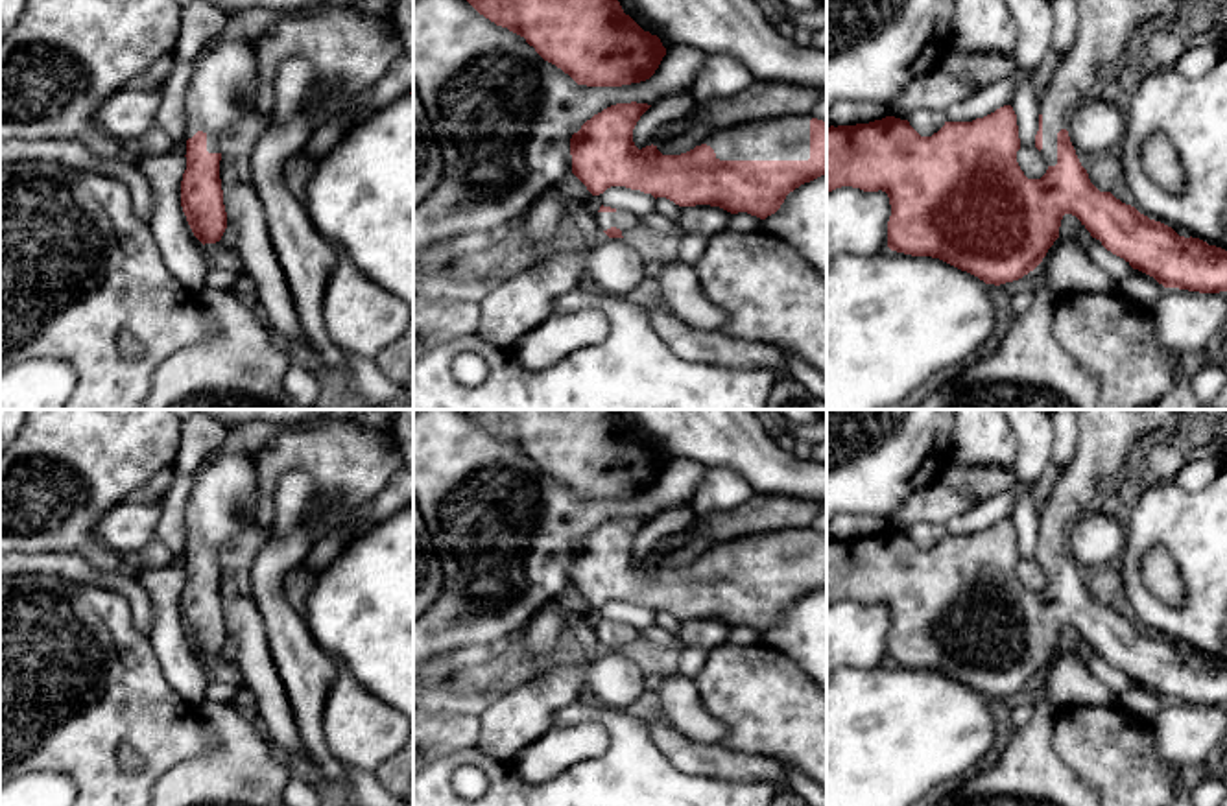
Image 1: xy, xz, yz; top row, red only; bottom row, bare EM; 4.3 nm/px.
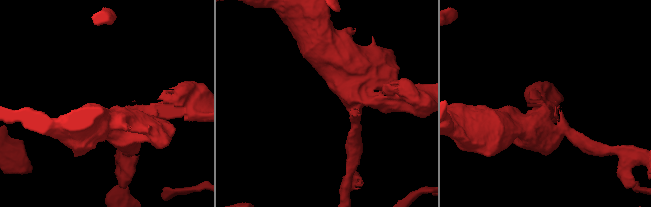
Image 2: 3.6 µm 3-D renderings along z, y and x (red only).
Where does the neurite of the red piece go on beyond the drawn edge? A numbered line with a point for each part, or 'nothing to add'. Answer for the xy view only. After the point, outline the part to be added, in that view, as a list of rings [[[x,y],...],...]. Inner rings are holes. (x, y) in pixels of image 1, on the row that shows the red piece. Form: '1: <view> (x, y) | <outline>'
1: xy (222, 91) | [[[220,35],[199,53],[192,68],[186,87],[186,140],[203,131],[207,151],[223,153],[229,129],[255,113],[255,98],[253,39]]]

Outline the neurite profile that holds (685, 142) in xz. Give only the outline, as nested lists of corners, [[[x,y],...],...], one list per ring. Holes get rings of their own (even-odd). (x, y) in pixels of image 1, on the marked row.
[[[683,133],[681,136],[670,140],[664,146],[659,146],[657,149],[662,155],[681,155],[694,149],[696,146],[697,146],[696,138],[690,133]]]

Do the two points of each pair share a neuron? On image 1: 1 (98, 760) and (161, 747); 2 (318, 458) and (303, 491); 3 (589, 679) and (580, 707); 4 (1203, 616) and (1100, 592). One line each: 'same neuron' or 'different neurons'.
1: same neuron
2: different neurons
3: different neurons
4: different neurons

